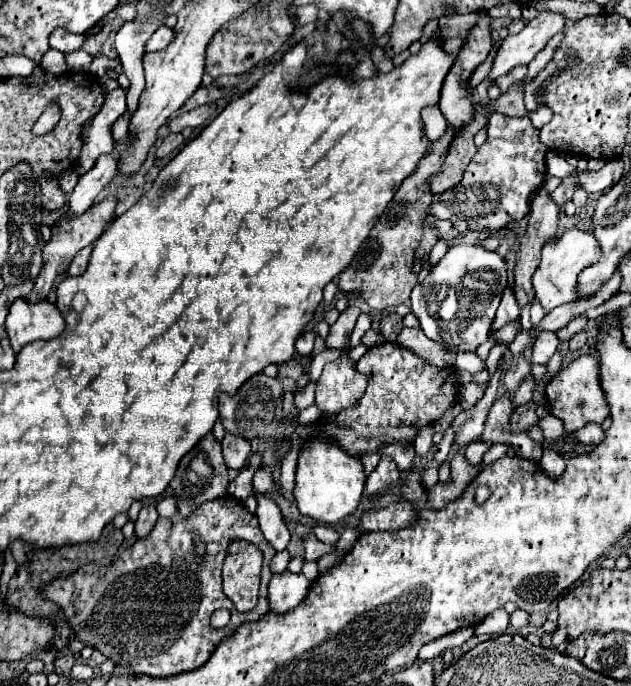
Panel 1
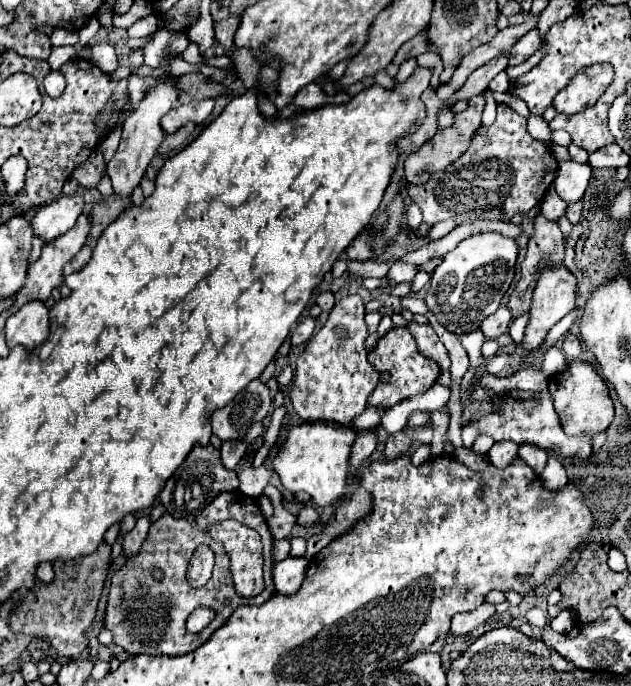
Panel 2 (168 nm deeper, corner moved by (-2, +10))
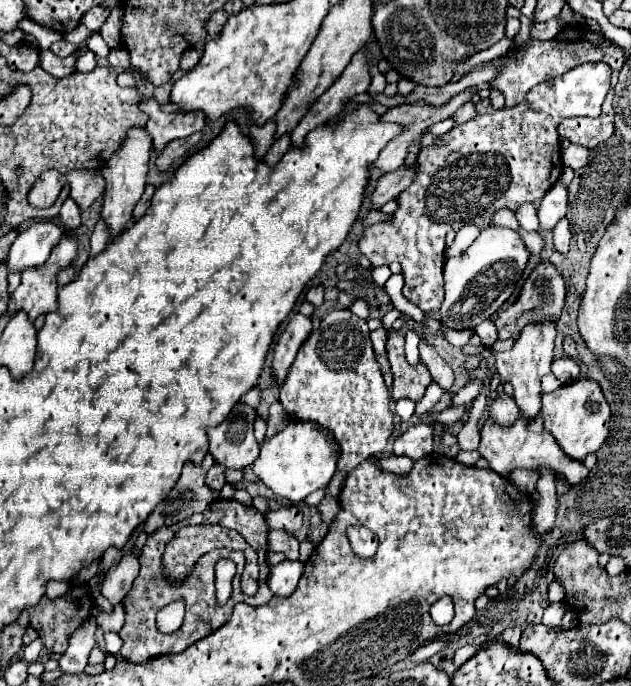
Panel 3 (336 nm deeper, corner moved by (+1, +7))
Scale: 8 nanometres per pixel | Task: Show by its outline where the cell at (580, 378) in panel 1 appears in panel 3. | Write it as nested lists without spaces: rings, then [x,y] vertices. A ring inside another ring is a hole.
[[[578,378],[574,382],[564,384],[556,392],[542,396],[542,418],[544,418],[544,428],[556,438],[564,454],[570,456],[572,460],[584,460],[588,454],[598,452],[604,440],[608,438],[610,406],[598,382],[590,378]]]

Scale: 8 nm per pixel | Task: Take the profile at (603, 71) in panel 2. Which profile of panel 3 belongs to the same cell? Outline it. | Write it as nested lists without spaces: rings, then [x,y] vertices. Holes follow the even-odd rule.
[[[588,62],[568,70],[562,76],[556,76],[554,80],[538,84],[528,92],[524,104],[518,104],[516,108],[494,110],[488,98],[480,100],[476,104],[476,116],[472,120],[454,126],[432,146],[420,150],[418,174],[414,182],[396,198],[398,210],[392,214],[390,222],[380,222],[364,228],[362,238],[358,242],[360,252],[374,266],[388,266],[394,260],[400,262],[406,280],[402,294],[420,310],[436,312],[444,300],[442,268],[446,260],[446,234],[450,230],[460,230],[468,224],[484,230],[492,224],[492,216],[500,208],[510,208],[512,212],[516,212],[518,206],[522,206],[524,202],[540,202],[548,188],[556,184],[564,168],[560,158],[560,138],[556,126],[570,116],[600,116],[600,106],[610,88],[611,74],[612,69],[608,64]]]

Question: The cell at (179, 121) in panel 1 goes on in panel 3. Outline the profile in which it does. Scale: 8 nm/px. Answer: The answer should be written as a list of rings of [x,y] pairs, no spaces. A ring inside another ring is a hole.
[[[144,96],[140,102],[140,108],[148,112],[150,120],[146,124],[148,134],[152,136],[152,146],[156,152],[162,152],[168,142],[176,138],[186,138],[194,132],[200,132],[204,128],[204,114],[202,112],[190,112],[190,114],[180,114],[180,112],[162,112],[158,102],[150,96]]]

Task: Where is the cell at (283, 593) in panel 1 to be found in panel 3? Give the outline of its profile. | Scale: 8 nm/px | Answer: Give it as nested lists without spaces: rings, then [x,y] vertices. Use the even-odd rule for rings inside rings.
[[[284,560],[276,566],[272,566],[270,576],[268,576],[270,590],[276,596],[290,596],[298,586],[298,580],[302,576],[302,568],[304,568],[302,562],[290,562],[290,560]]]

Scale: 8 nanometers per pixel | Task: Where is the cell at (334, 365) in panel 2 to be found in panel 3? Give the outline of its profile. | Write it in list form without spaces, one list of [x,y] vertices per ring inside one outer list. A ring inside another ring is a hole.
[[[332,310],[322,322],[320,322],[320,328],[318,330],[314,330],[312,334],[310,334],[310,338],[302,344],[302,348],[300,348],[300,352],[298,352],[298,356],[296,356],[296,360],[294,360],[294,364],[292,364],[292,368],[288,370],[288,376],[286,376],[286,380],[284,380],[284,384],[282,384],[282,388],[280,388],[280,402],[282,402],[282,406],[286,408],[286,412],[292,416],[292,418],[298,418],[298,420],[310,420],[310,422],[316,422],[316,424],[320,424],[322,428],[328,428],[334,436],[336,436],[336,442],[340,444],[340,464],[338,464],[338,472],[342,472],[342,474],[348,474],[352,468],[356,468],[356,464],[360,464],[360,460],[368,460],[368,458],[372,458],[372,456],[378,456],[384,448],[386,448],[386,444],[388,444],[388,438],[390,438],[390,434],[392,434],[392,412],[390,412],[390,392],[388,392],[388,388],[386,388],[386,384],[384,384],[384,378],[382,378],[382,372],[380,372],[380,366],[378,366],[378,362],[376,362],[376,354],[374,354],[374,350],[372,350],[372,342],[370,342],[370,330],[368,330],[368,324],[366,324],[366,320],[362,320],[362,318],[358,318],[358,316],[354,316],[350,310]]]

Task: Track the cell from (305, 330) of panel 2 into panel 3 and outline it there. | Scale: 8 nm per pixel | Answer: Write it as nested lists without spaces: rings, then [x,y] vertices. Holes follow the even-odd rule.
[[[294,314],[288,320],[284,332],[278,336],[276,346],[274,346],[274,360],[272,360],[272,380],[274,380],[274,384],[280,386],[284,382],[286,372],[296,358],[296,352],[306,342],[310,332],[312,332],[310,318],[306,318],[302,314]]]

